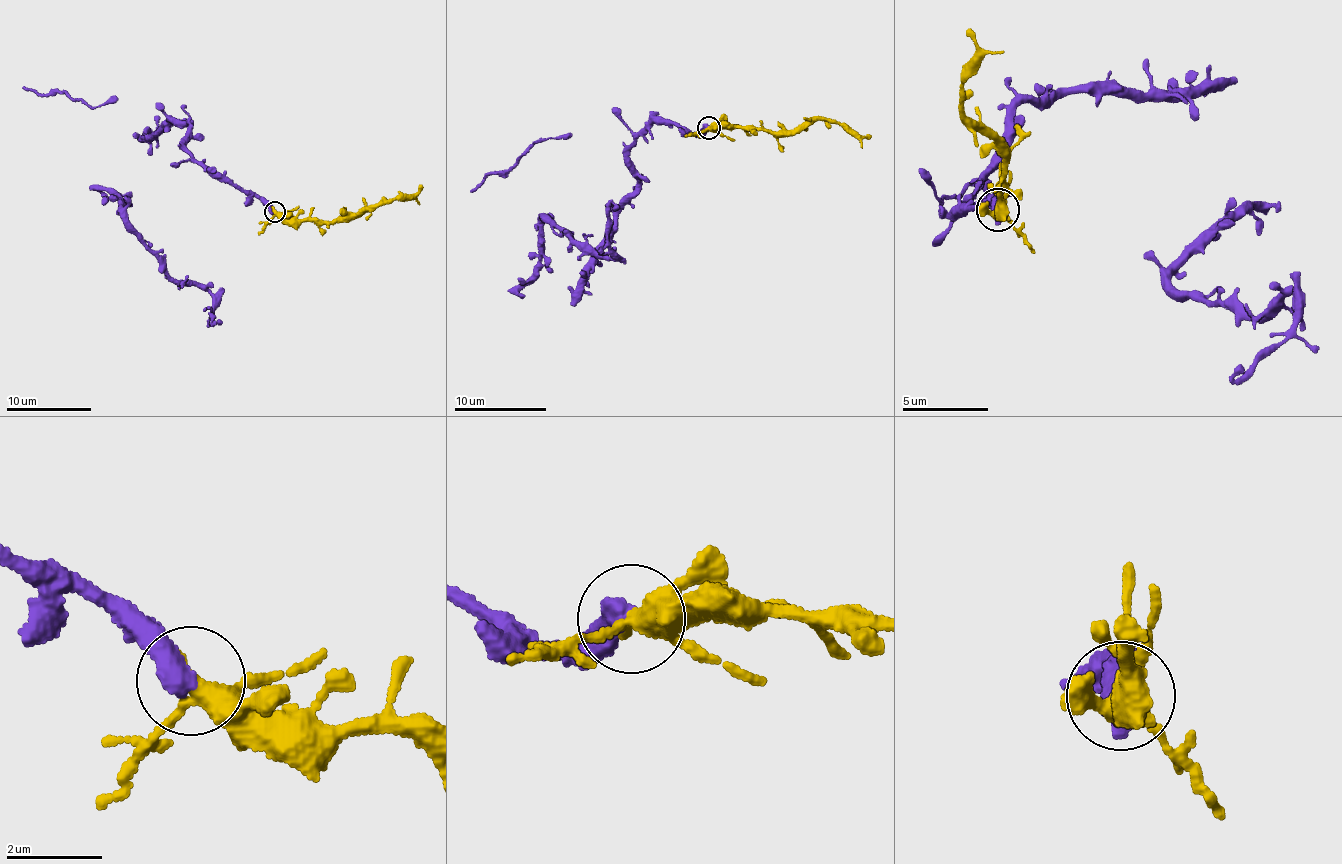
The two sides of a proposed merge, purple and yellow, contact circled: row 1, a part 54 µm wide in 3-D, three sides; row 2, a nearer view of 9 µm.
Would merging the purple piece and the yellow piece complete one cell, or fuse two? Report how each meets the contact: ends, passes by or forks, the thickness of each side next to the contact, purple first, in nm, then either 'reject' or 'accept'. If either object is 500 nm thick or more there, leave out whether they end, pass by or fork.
500 nm thick on the purple side, 300 nm on the other; accept

